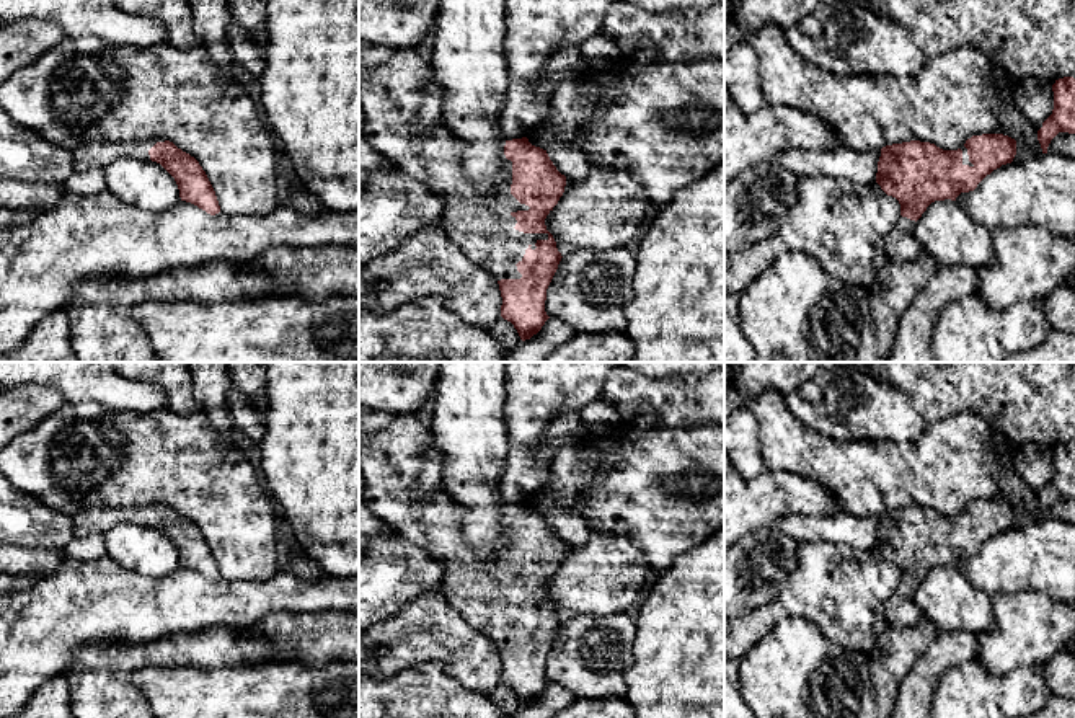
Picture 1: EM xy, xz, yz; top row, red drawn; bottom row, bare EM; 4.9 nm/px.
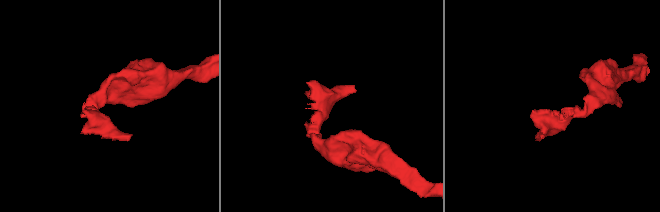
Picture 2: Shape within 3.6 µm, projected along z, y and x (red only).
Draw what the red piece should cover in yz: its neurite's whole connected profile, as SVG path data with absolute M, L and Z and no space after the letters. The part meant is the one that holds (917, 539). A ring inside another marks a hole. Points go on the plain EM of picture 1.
M1003 499L972 501L958 516L920 506L883 512L876 548L900 570L900 583L886 602L887 625L914 627L923 617L914 592L927 573L974 556L993 535L1011 529L1015 521L1016 506Z

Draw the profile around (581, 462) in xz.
M586 432L560 449L550 462L548 486L530 498L529 507L543 516L555 507L579 512L584 488L604 475L604 459L618 445L620 439Z

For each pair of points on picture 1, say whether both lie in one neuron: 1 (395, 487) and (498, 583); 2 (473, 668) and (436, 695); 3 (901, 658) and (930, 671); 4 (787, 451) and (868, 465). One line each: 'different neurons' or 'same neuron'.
1: same neuron
2: different neurons
3: different neurons
4: same neuron

